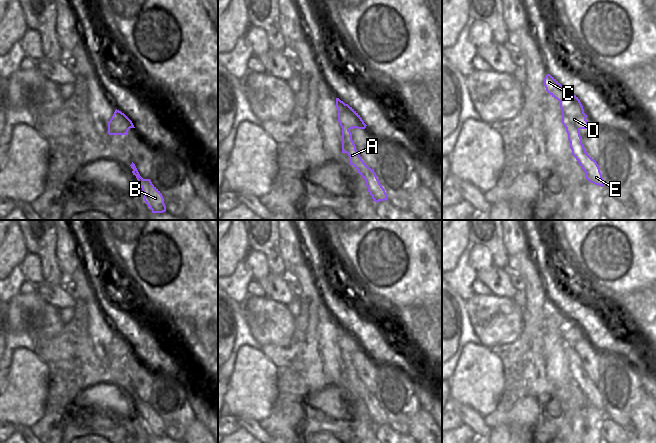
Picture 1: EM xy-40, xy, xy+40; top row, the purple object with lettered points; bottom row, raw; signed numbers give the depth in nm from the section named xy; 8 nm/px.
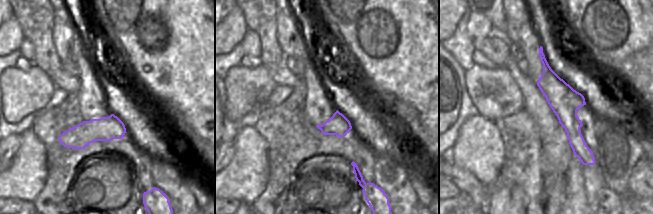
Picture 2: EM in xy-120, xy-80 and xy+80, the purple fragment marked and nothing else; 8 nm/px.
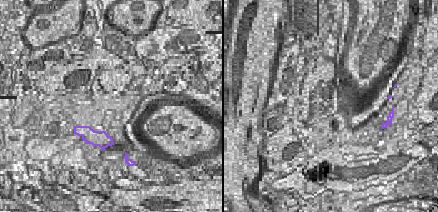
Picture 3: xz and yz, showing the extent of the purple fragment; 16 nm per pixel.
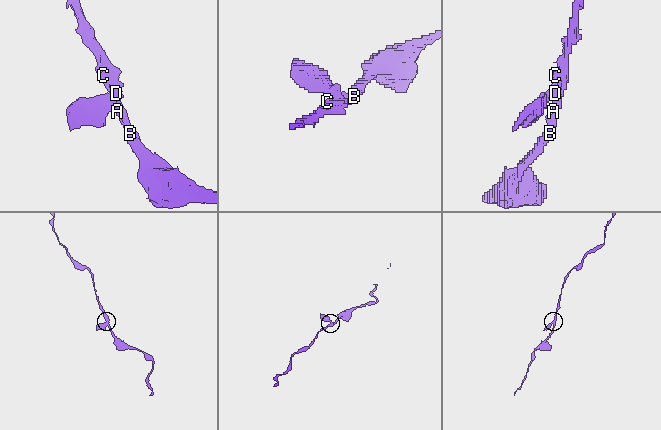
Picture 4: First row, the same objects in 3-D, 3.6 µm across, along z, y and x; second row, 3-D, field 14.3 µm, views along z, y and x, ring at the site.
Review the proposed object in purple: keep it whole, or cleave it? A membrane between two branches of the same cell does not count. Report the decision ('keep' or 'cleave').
keep

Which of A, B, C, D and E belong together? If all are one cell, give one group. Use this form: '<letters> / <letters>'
A B C D E

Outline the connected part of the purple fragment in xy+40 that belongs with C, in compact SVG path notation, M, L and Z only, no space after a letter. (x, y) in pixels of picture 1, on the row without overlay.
M550 298L544 302L544 310L546 315L560 326L562 348L568 358L572 379L584 394L586 403L604 411L604 404L597 386L586 376L582 368L579 354L589 353L590 348L586 344L588 340L584 337L580 324Z

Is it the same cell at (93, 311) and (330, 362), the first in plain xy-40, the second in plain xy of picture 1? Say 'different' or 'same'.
same

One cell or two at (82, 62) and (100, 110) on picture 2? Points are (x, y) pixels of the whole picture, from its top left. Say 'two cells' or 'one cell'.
one cell

